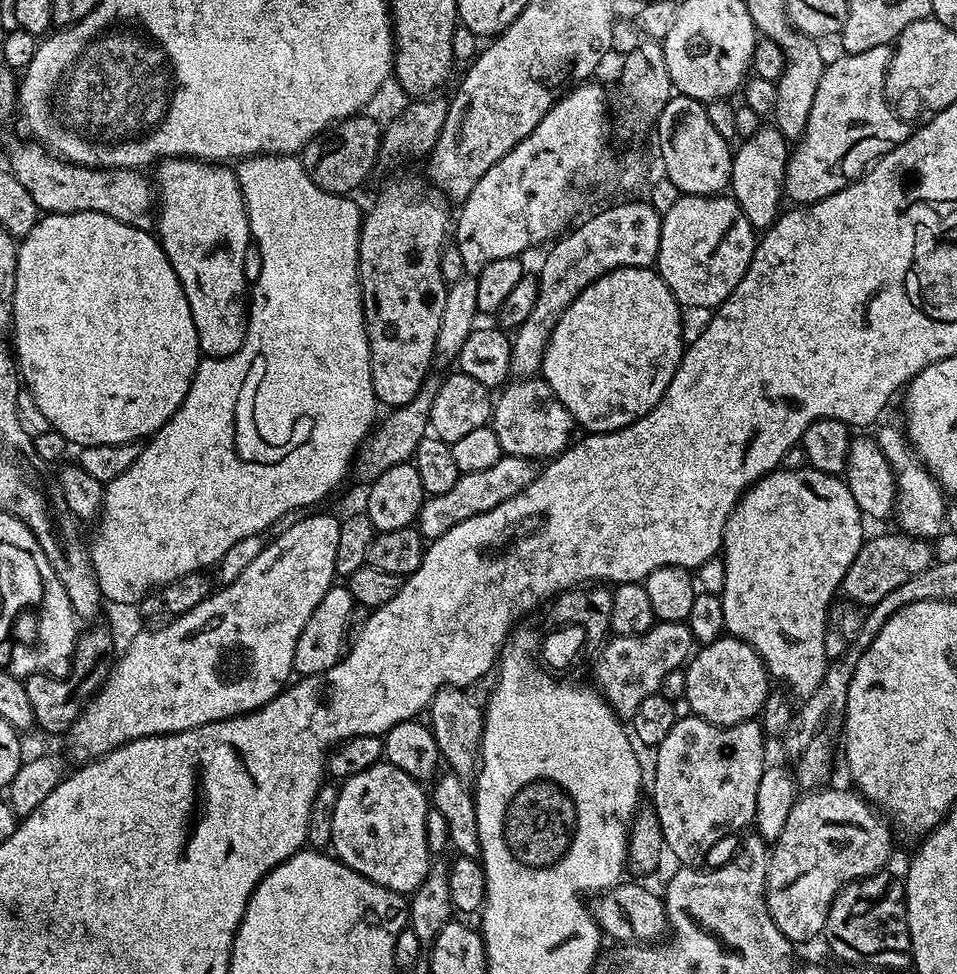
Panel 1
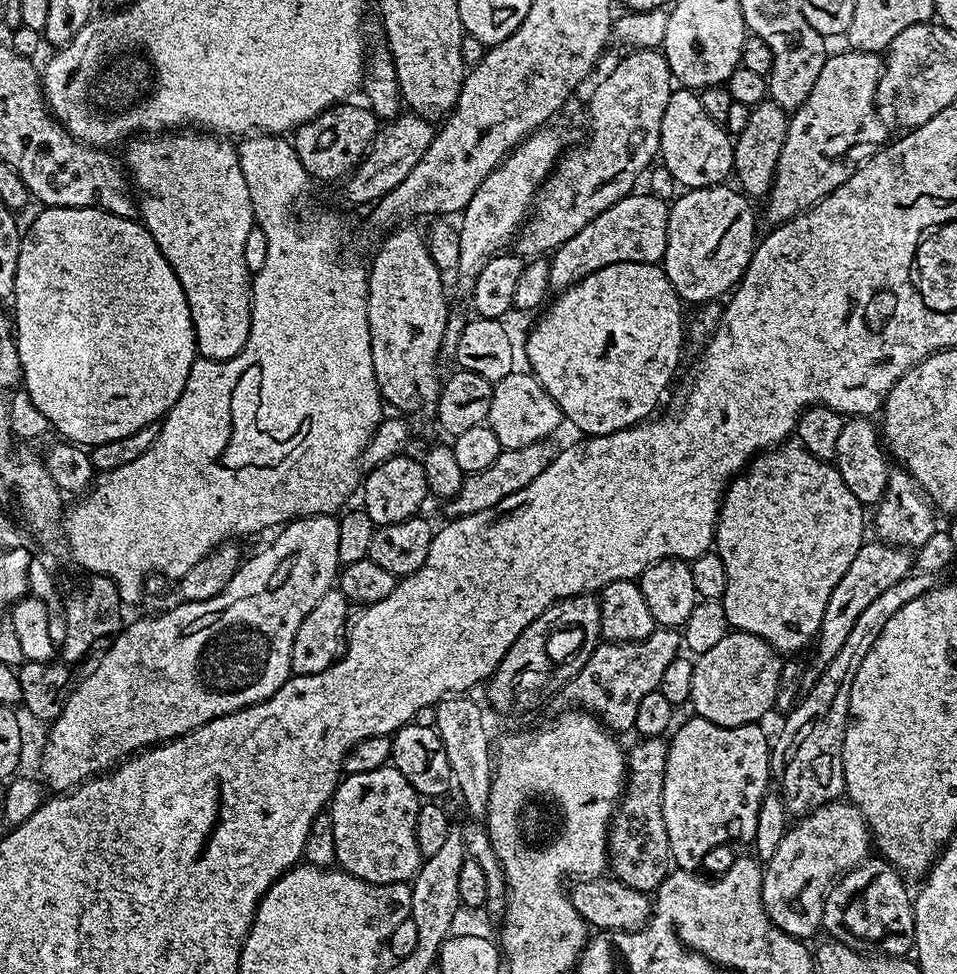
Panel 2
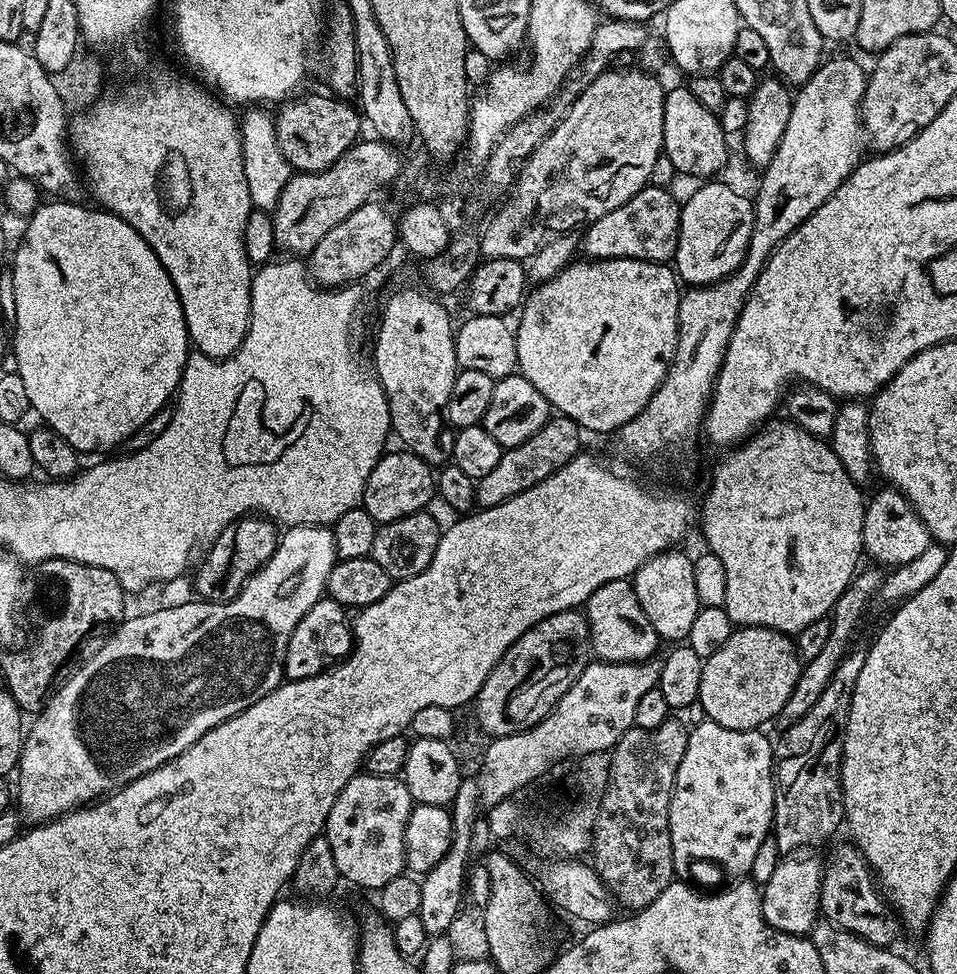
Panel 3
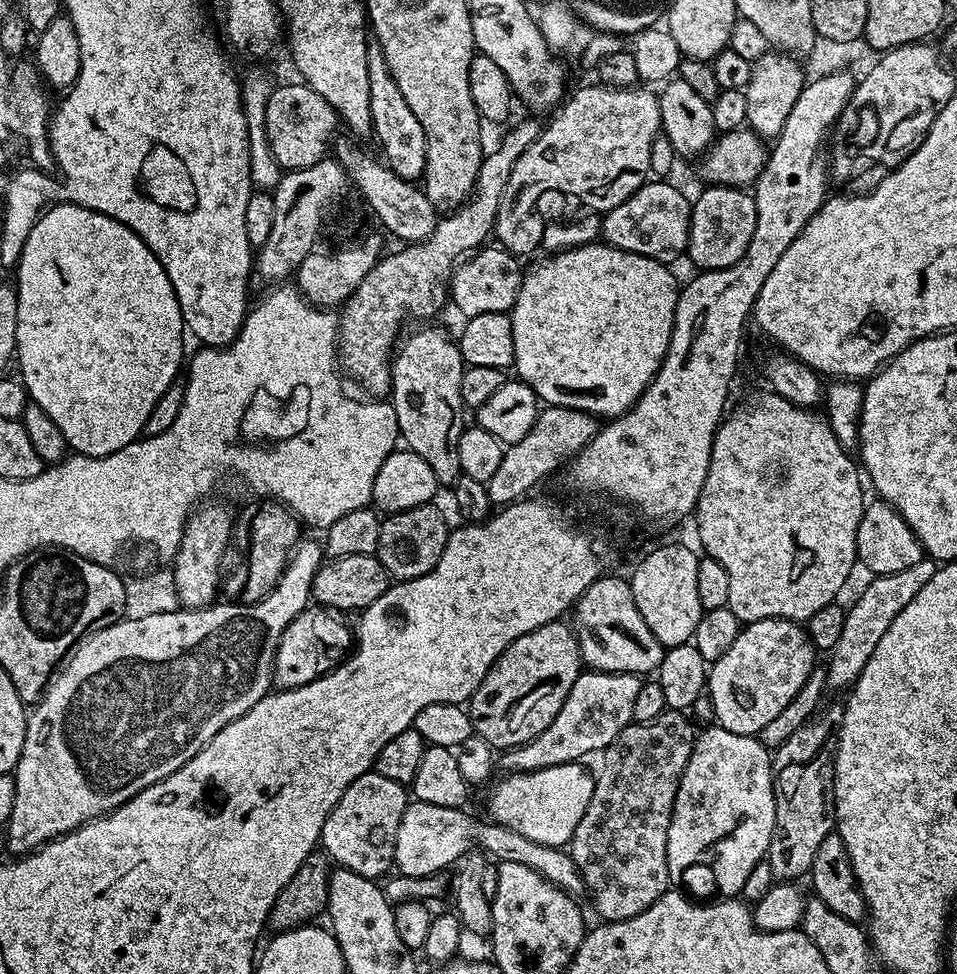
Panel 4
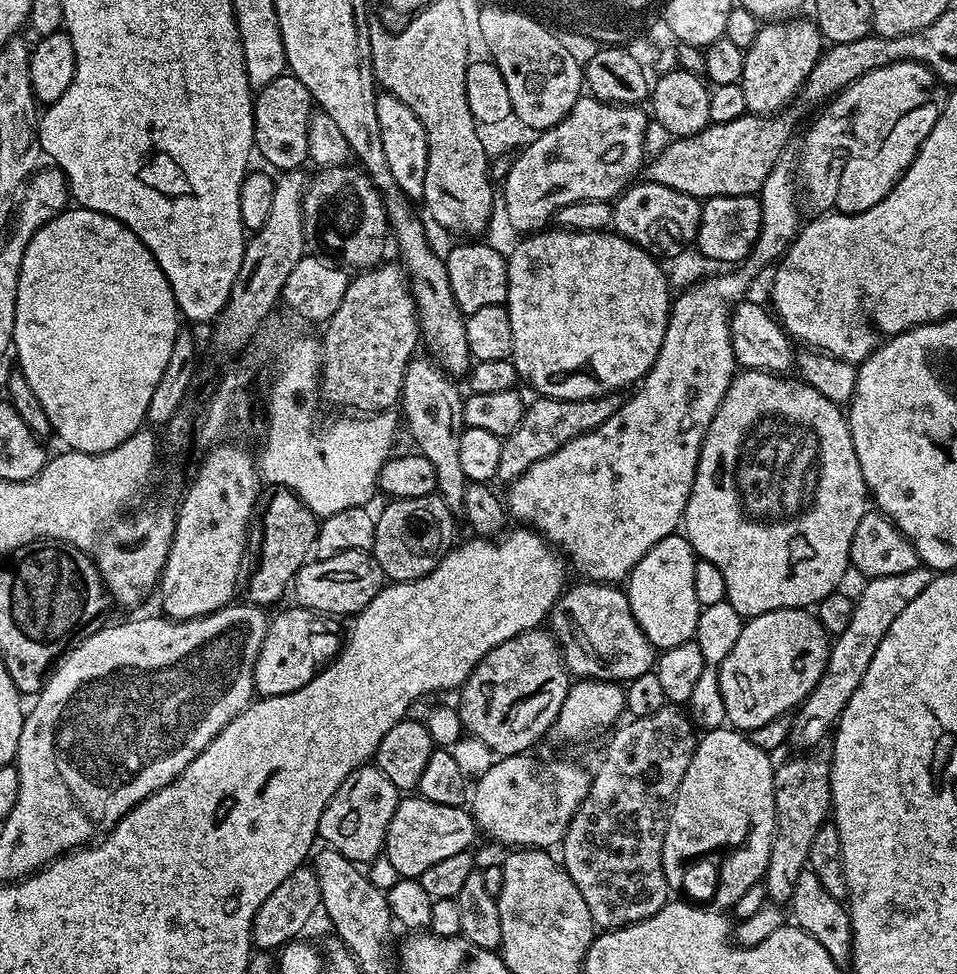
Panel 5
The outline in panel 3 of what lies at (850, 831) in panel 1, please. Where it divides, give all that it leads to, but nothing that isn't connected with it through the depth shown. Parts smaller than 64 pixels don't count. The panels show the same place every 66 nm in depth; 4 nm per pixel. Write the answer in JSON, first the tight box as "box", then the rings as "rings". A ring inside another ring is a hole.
{"box":[760,854,824,936],"rings":[[[792,854],[781,859],[770,880],[762,885],[760,912],[770,926],[779,932],[789,932],[795,936],[811,933],[820,911],[820,883],[824,877],[821,857],[812,854]]]}

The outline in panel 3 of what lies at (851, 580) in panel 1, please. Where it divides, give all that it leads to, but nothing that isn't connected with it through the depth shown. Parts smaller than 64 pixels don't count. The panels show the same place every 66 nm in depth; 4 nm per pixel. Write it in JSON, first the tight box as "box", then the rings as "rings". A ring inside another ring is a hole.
{"box":[776,566,884,729],"rings":[[[868,566],[861,569],[856,576],[853,577],[851,583],[848,584],[846,590],[839,596],[838,602],[832,608],[830,613],[830,635],[820,651],[819,655],[814,657],[814,660],[805,663],[801,667],[798,682],[795,683],[794,690],[791,691],[790,698],[786,700],[786,706],[780,711],[776,719],[776,724],[779,729],[789,728],[798,719],[802,718],[811,706],[818,702],[819,695],[826,688],[827,683],[834,674],[834,670],[840,665],[841,661],[847,655],[851,647],[850,640],[854,634],[854,630],[870,600],[877,595],[884,574],[881,569],[874,566]]]}

